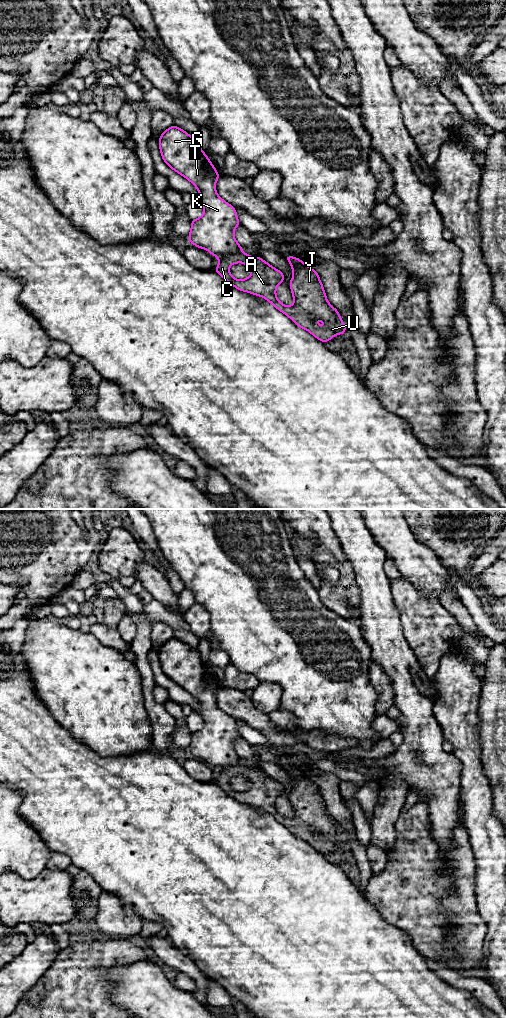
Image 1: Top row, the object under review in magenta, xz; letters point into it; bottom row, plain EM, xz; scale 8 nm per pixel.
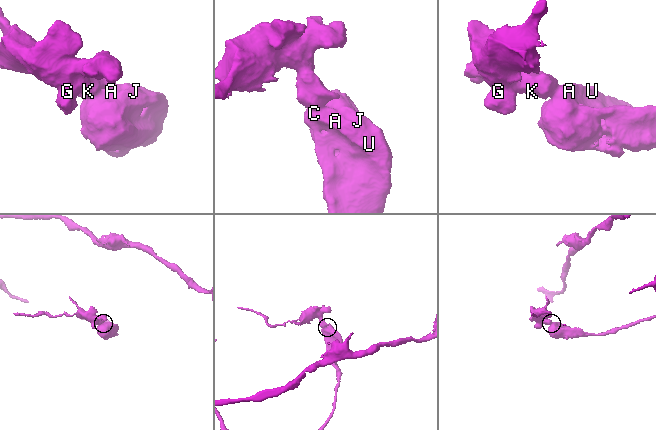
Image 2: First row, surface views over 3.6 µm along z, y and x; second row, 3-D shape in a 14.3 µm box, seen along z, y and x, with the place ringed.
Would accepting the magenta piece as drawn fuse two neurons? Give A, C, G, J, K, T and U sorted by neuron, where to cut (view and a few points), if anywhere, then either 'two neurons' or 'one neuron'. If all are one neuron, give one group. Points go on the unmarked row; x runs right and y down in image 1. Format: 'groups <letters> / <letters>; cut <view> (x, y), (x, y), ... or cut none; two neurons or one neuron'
groups A C J U / G K T; cut xz (240, 762), (219, 769); two neurons

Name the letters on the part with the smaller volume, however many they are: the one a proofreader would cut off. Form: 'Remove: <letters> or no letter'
Remove: G, K, T

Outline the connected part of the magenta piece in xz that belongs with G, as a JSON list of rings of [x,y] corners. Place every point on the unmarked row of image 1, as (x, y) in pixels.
[[[175,637],[158,651],[164,674],[188,691],[200,706],[195,712],[202,716],[204,726],[191,733],[189,754],[215,769],[243,762],[234,749],[235,740],[241,737],[236,720],[217,706],[215,697],[221,687],[200,660],[198,652]]]

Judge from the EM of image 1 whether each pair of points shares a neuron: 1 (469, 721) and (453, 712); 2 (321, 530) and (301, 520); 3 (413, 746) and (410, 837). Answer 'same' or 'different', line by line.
1: same
2: same
3: different

